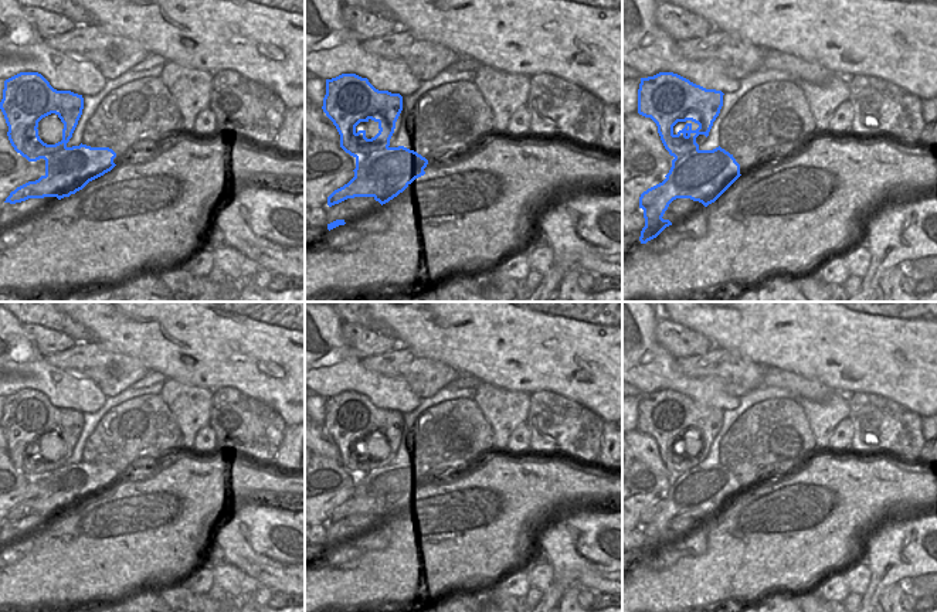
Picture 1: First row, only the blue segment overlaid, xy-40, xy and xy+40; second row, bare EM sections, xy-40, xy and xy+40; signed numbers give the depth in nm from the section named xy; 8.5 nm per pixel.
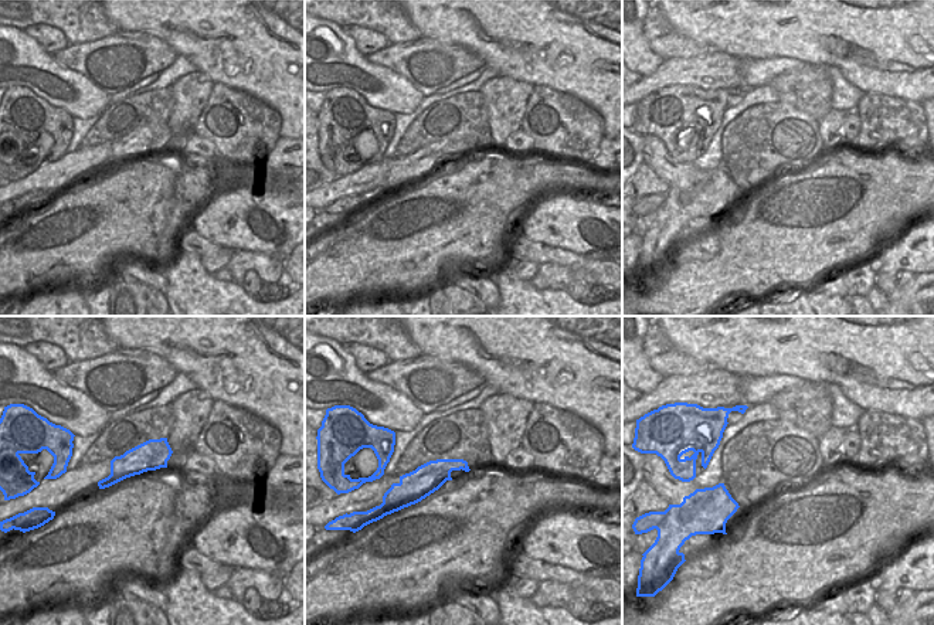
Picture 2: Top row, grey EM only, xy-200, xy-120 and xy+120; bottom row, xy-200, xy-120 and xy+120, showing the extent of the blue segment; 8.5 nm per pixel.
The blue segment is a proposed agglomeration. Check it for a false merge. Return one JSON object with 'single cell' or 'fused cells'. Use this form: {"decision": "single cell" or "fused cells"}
{"decision": "fused cells"}

